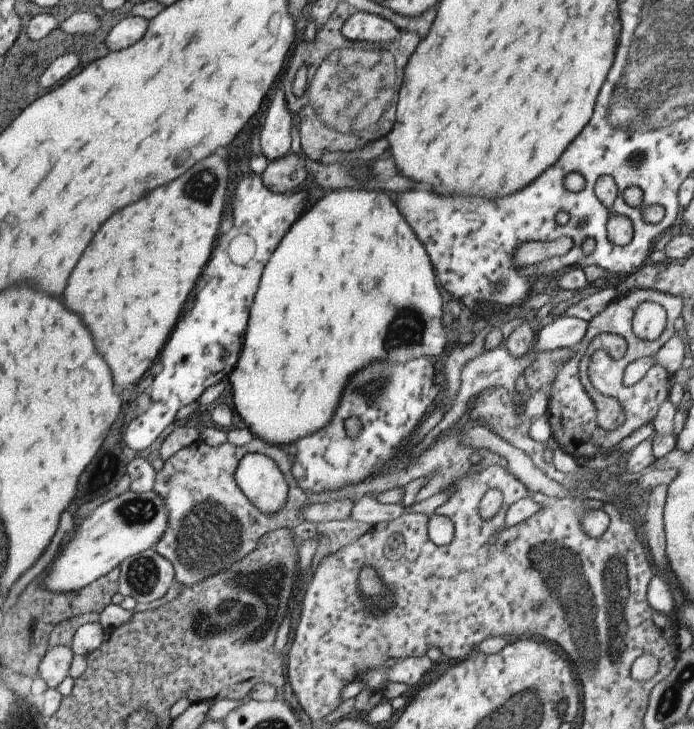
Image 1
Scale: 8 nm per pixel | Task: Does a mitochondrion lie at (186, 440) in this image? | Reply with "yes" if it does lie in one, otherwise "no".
no

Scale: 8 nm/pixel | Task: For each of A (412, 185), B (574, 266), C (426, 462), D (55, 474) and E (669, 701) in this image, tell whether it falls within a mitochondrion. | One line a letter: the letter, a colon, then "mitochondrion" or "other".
A: other
B: other
C: other
D: other
E: mitochondrion

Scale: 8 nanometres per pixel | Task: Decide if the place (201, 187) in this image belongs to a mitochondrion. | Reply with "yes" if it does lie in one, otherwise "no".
yes

